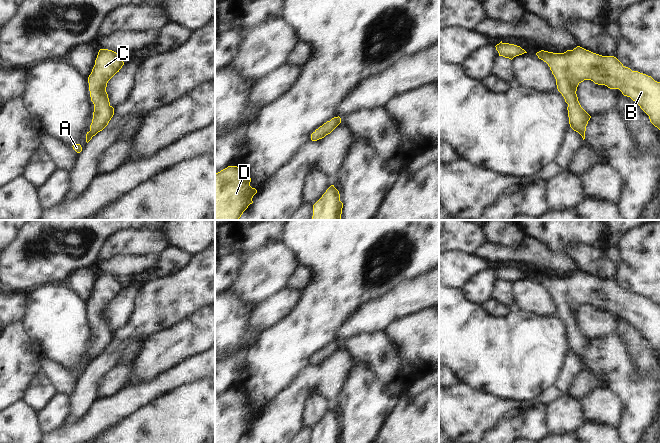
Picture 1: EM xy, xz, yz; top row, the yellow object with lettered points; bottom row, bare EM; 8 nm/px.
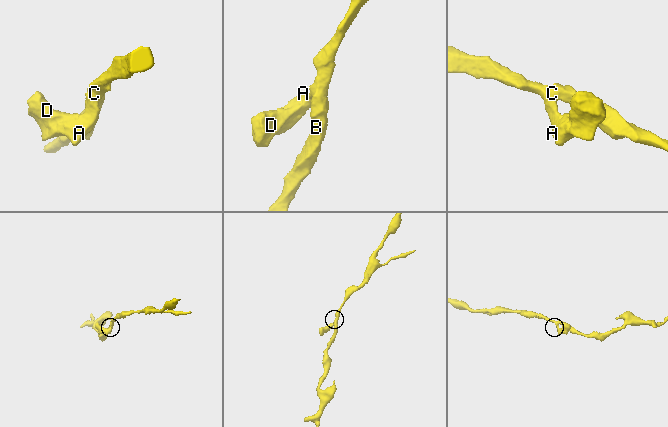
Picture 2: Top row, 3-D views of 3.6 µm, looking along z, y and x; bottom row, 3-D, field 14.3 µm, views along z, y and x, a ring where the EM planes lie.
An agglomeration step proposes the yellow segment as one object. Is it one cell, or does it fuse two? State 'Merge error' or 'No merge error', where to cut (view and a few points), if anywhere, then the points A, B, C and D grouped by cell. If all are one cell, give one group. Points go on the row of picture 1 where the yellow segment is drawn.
No merge error. No split. Groups: A B C D

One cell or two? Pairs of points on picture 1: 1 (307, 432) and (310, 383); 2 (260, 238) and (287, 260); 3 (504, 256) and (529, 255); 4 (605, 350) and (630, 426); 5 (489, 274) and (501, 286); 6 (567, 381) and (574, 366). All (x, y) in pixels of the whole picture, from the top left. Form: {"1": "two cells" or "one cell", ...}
{"1": "two cells", "2": "two cells", "3": "one cell", "4": "one cell", "5": "two cells", "6": "one cell"}

